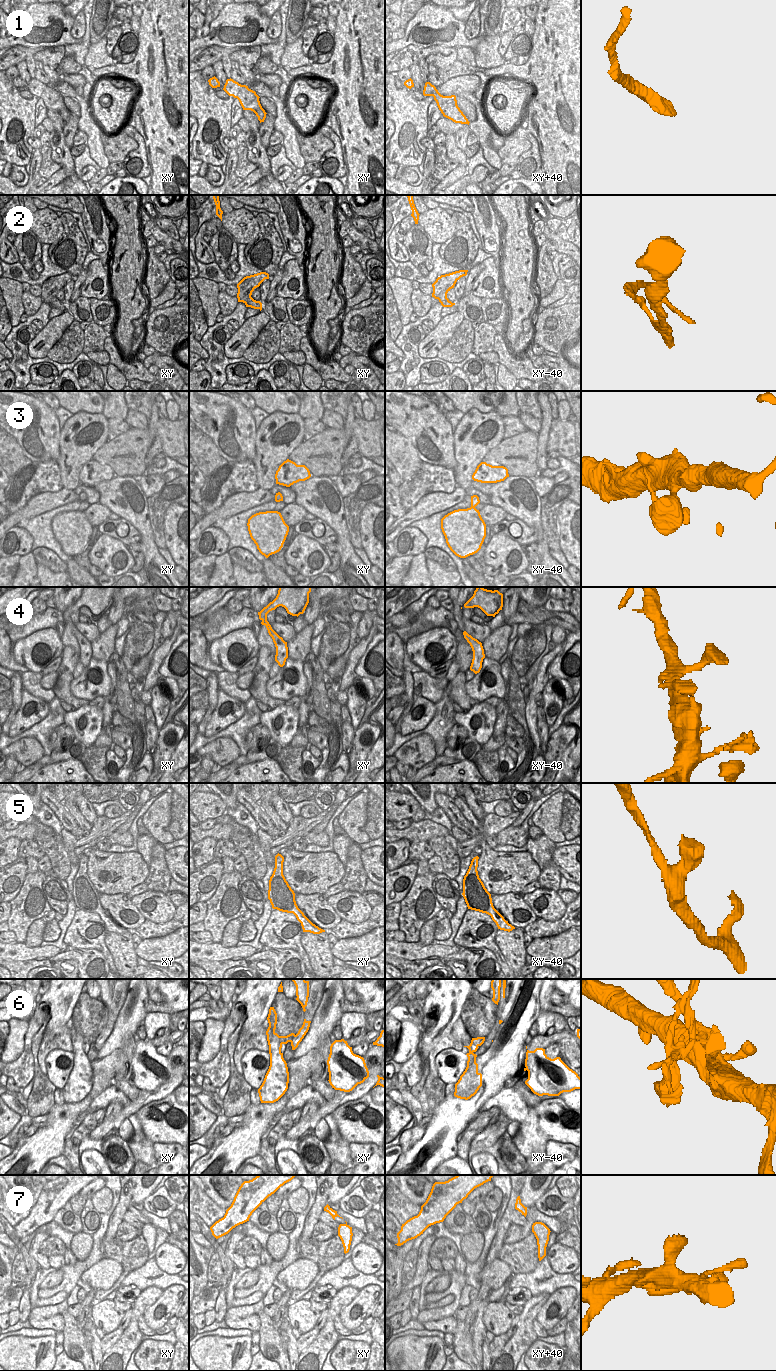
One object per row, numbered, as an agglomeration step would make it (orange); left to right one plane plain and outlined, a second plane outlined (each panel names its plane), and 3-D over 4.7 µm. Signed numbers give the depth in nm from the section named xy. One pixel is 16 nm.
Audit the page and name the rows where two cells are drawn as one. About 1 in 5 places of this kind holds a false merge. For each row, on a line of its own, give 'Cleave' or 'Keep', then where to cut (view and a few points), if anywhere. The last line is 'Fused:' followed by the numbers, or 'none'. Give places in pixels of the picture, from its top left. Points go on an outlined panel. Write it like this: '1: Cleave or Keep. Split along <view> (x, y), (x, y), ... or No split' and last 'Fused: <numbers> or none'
1: Keep. No split
2: Cleave. Split along xy-40 (446, 294), (441, 294), (438, 299)
3: Keep. No split
4: Keep. No split
5: Keep. No split
6: Keep. No split
7: Keep. No split
Fused: 2

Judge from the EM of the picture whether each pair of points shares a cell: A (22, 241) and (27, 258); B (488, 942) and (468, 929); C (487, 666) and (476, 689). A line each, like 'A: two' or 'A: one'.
A: one
B: one
C: one

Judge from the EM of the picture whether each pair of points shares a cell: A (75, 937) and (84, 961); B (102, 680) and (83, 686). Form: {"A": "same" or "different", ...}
{"A": "different", "B": "same"}

